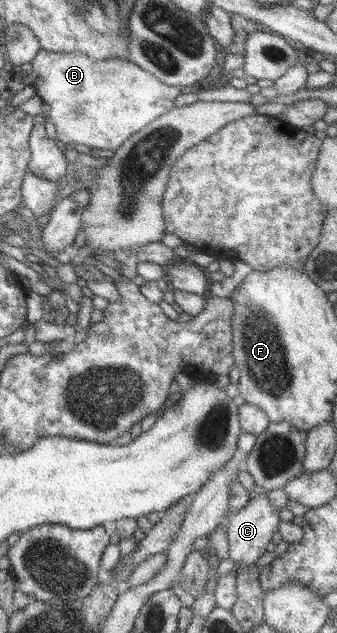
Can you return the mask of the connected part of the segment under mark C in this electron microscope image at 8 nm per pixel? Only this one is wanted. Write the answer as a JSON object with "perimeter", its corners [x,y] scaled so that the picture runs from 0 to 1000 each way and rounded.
{"perimeter":[[[786,780],[742,782],[724,799],[674,810],[668,847],[677,863],[674,882],[682,882],[700,899],[721,899],[760,891],[763,883],[786,872],[792,858],[828,828],[825,806],[804,798]]]}

